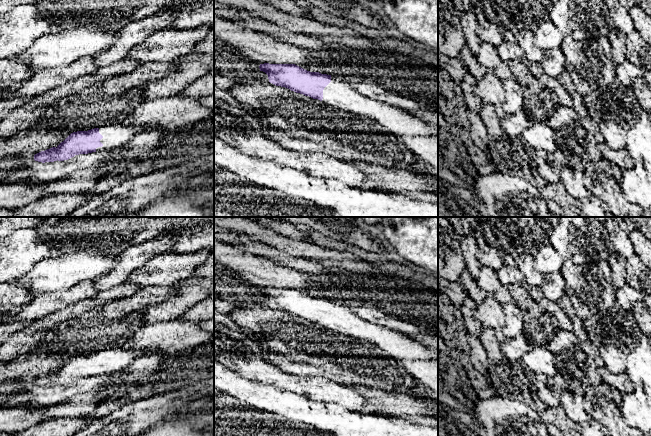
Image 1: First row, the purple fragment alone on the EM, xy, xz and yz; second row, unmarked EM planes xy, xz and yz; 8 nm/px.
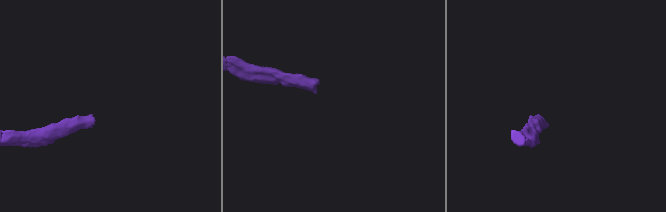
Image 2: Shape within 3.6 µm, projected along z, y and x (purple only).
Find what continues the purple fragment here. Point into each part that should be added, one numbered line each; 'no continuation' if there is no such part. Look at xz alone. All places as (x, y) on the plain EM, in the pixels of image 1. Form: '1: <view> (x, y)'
1: xz (421, 362)

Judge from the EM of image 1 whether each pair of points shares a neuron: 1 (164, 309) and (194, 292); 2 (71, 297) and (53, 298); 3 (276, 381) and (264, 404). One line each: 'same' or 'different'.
1: same
2: same
3: different

